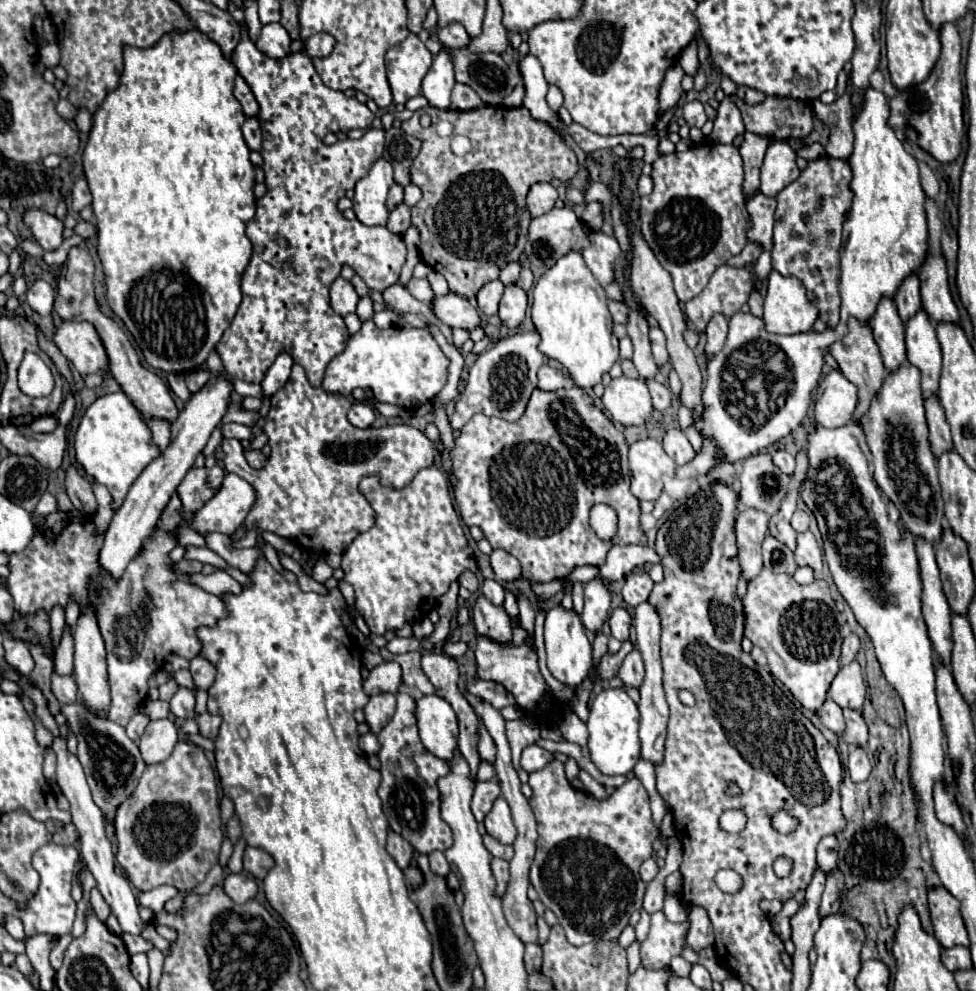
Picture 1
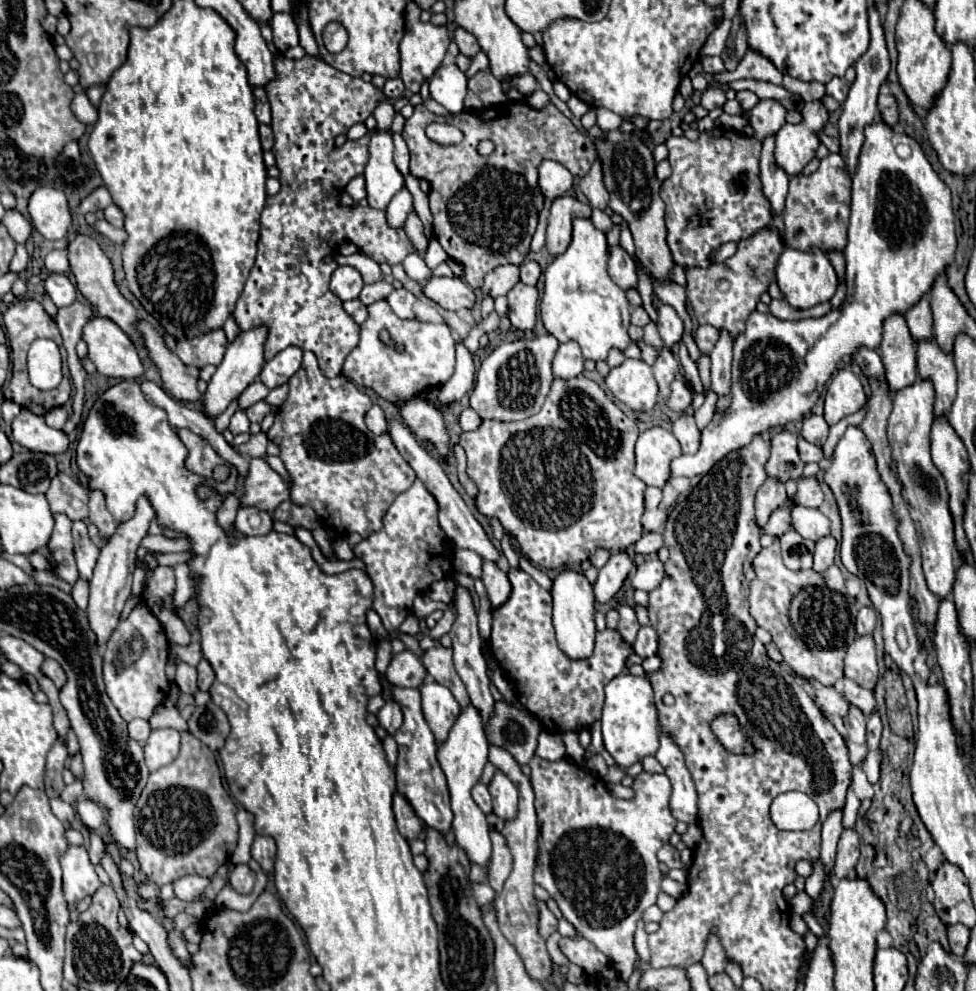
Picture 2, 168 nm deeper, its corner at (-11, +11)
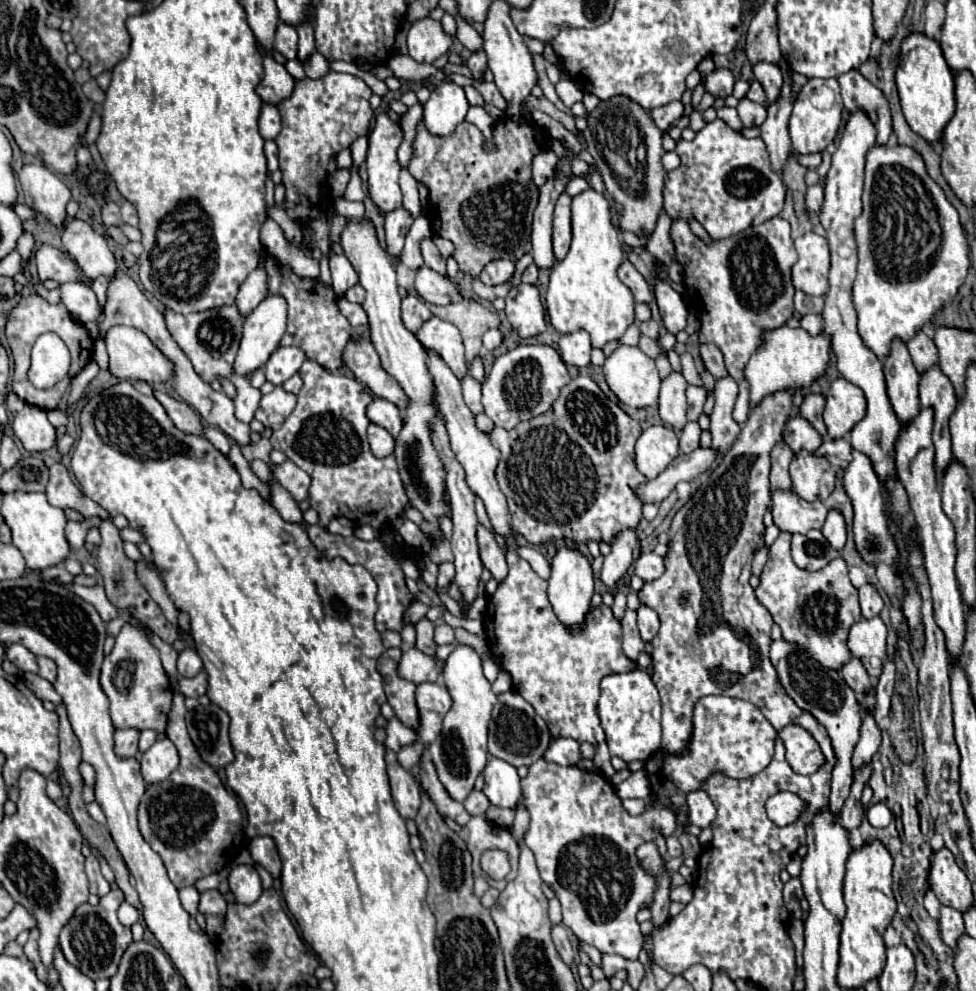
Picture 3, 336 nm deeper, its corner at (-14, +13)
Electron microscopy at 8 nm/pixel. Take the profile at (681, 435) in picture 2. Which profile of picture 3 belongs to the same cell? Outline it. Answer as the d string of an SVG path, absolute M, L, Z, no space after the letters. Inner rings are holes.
M688 422L680 432L680 452L690 454L700 446L700 426L698 422Z

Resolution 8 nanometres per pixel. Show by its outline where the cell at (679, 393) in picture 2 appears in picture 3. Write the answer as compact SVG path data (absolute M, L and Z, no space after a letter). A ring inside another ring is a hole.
M688 386L686 398L688 398L688 420L698 420L698 416L702 414L702 406L706 402L706 390L698 386Z

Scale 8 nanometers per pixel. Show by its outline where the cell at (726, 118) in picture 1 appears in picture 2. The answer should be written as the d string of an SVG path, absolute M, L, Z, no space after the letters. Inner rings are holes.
M743 90L743 92L737 92L737 100L739 100L739 104L743 106L743 110L751 110L757 102L759 102L759 98L753 94L753 92L749 92L749 90Z

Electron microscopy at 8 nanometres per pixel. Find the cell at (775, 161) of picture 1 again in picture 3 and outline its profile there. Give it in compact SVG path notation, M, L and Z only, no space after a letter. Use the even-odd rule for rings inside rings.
M810 78L808 84L800 90L800 96L794 102L794 110L788 122L792 152L794 154L822 152L834 140L840 120L842 120L842 98L840 98L838 82L834 78L828 78L828 80Z

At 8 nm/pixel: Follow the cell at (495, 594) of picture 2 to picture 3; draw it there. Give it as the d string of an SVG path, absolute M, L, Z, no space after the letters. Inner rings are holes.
M478 526L478 546L480 546L480 558L482 558L484 568L488 568L492 578L500 584L506 578L506 574L508 574L506 558L498 550L492 532L488 532L484 526Z

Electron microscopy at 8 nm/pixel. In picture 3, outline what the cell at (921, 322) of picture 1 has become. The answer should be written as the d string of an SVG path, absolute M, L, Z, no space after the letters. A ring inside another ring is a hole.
M938 364L922 372L920 378L920 404L934 410L934 446L936 446L936 472L938 478L952 460L948 418L956 406L956 390Z

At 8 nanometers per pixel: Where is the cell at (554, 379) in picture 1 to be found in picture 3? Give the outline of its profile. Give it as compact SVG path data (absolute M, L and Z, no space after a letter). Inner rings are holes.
M578 330L574 334L566 334L560 338L558 352L566 364L586 368L590 364L590 336L584 330Z

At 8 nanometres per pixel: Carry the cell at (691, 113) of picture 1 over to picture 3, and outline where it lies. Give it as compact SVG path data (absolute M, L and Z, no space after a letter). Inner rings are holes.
M720 68L714 70L708 78L706 78L706 90L714 96L714 98L728 98L732 94L732 86L734 86L734 76L730 70Z

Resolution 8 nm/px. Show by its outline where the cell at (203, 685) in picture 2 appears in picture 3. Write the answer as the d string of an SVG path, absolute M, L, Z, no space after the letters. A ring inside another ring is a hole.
M204 670L194 678L182 678L180 680L180 692L184 696L198 698L198 696L206 694L206 690L208 690L208 674Z

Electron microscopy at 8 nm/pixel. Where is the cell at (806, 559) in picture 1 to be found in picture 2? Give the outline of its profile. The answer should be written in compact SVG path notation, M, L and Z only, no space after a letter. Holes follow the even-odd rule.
M799 504L791 508L791 526L809 540L819 540L829 534L829 518L817 508L805 508Z

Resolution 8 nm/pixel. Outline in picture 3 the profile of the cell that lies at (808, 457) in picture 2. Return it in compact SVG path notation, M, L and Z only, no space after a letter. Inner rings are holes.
M826 438L822 442L822 446L814 452L816 456L824 456L832 466L838 466L838 468L846 468L852 454L850 454L852 446L850 446L850 440L848 438Z

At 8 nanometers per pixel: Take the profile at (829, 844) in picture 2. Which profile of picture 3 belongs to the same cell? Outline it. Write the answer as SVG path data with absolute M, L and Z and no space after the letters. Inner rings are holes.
M774 640L770 646L770 660L778 672L778 678L790 698L806 712L810 712L826 730L832 740L834 752L838 754L838 766L834 768L832 774L832 794L830 794L830 812L840 818L840 810L850 794L852 786L852 770L850 770L850 754L854 750L854 742L858 742L858 730L862 724L860 718L860 704L856 700L856 694L846 686L842 672L836 670L826 670L818 662L814 662L806 650L800 646L792 646L786 640Z

